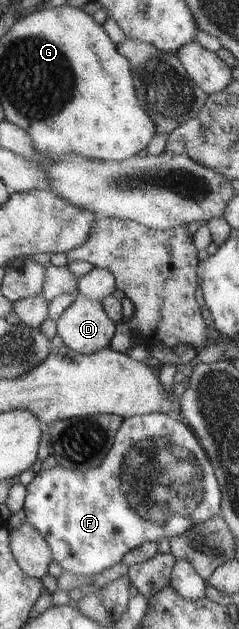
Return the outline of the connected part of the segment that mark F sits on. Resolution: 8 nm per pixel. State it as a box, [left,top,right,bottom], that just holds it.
[22,413,222,577]

